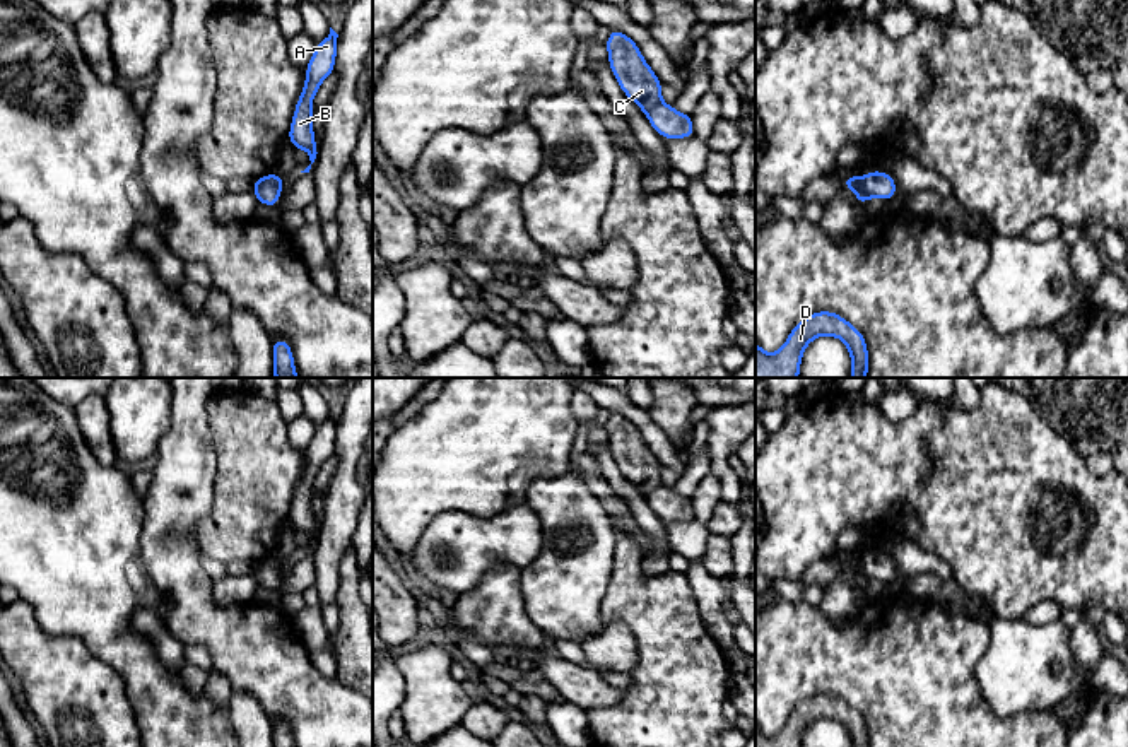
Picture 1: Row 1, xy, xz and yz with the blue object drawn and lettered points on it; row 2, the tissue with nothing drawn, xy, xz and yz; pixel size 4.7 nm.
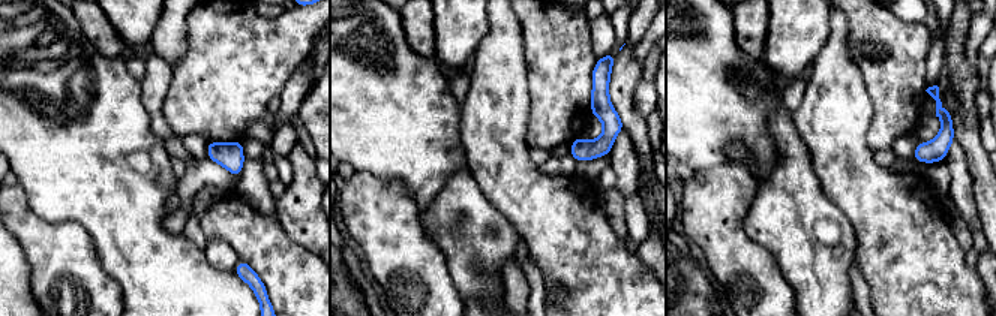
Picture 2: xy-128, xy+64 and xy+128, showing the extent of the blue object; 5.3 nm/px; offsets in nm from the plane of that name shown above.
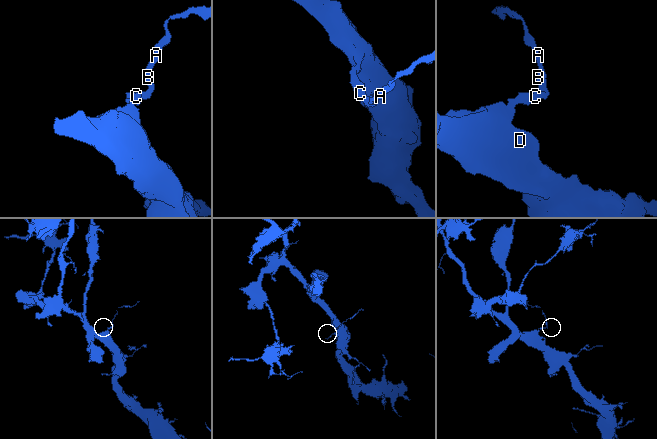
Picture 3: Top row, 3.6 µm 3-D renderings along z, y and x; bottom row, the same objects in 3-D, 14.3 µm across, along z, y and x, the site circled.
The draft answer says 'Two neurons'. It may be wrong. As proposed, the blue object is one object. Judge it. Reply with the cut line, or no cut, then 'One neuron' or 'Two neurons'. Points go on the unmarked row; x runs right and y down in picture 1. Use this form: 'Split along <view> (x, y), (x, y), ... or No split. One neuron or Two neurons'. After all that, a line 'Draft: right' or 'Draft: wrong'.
Split along yz (860, 561), (862, 570), (870, 578). Two neurons
Draft: right

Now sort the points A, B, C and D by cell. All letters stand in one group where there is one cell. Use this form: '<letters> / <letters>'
A B / C D

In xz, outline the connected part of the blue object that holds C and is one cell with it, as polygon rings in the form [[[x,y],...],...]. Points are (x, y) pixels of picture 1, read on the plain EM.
[[[610,412],[605,429],[608,434],[608,448],[622,475],[644,496],[660,487],[661,465],[646,446],[639,429],[615,412]]]

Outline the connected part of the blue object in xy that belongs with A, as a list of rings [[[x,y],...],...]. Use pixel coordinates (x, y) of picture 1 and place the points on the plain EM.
[[[330,410],[330,417],[316,427],[316,432],[306,450],[306,465],[296,485],[292,499],[289,525],[296,532],[308,535],[311,547],[316,542],[316,521],[313,516],[313,494],[311,485],[320,472],[320,467],[335,453],[338,417]]]

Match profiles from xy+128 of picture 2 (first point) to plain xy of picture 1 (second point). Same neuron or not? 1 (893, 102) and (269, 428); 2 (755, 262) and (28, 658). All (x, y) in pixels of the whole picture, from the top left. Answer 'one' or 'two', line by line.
1: one
2: one

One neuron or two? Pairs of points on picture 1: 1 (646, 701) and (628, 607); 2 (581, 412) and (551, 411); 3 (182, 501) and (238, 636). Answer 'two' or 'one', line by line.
1: one
2: two
3: one

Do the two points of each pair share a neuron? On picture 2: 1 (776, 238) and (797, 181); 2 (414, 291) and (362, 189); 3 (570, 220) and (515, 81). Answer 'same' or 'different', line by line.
1: same
2: same
3: same

